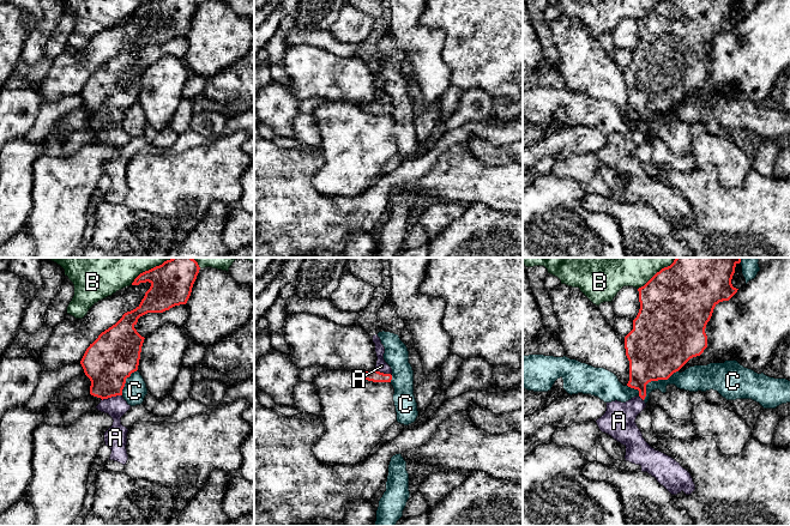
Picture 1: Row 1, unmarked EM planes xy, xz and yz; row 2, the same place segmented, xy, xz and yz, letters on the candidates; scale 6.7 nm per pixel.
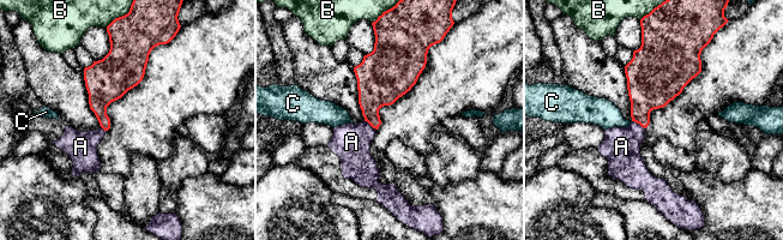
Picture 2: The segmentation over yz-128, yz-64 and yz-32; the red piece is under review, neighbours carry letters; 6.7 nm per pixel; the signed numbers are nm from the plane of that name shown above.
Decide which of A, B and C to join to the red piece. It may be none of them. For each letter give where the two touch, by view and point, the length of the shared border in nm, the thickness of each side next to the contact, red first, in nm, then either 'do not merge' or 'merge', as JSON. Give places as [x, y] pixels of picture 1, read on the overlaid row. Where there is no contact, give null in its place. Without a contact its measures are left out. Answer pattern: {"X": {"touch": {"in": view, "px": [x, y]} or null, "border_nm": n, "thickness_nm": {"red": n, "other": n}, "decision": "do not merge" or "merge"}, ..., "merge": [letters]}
{"A": {"touch": {"in": "xy", "px": [112, 395]}, "border_nm": 140, "thickness_nm": {"red": 320, "other": 140}, "decision": "merge"}, "B": {"touch": {"in": "xy", "px": [151, 268]}, "border_nm": 340, "thickness_nm": {"red": 280, "other": 380}, "decision": "do not merge"}, "C": {"touch": {"in": "yz", "px": [655, 380]}, "border_nm": 300, "thickness_nm": {"red": 420, "other": 160}, "decision": "do not merge"}, "merge": ["A"]}

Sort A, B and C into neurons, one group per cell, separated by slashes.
A / B / C

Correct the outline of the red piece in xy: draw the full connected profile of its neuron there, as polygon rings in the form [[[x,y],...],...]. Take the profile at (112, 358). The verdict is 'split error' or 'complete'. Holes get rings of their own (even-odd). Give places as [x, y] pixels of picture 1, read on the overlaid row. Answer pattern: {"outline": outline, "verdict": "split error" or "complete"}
{"outline": [[[171,258],[140,273],[132,285],[146,282],[151,284],[140,304],[102,332],[80,361],[91,381],[90,394],[102,399],[96,409],[108,413],[114,421],[104,433],[105,446],[111,449],[105,468],[113,472],[123,472],[128,460],[128,429],[121,424],[121,417],[131,405],[123,399],[122,389],[126,379],[138,370],[145,339],[134,326],[147,313],[163,313],[175,306],[186,304],[199,270],[193,258]]], "verdict": "split error"}

